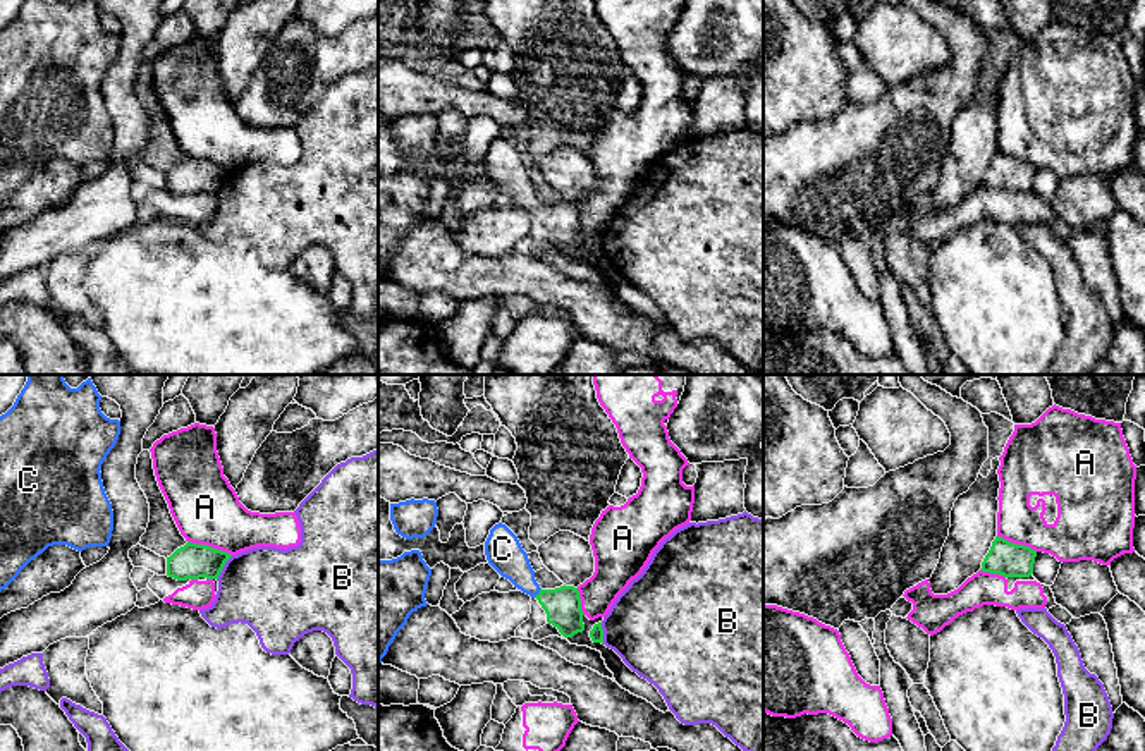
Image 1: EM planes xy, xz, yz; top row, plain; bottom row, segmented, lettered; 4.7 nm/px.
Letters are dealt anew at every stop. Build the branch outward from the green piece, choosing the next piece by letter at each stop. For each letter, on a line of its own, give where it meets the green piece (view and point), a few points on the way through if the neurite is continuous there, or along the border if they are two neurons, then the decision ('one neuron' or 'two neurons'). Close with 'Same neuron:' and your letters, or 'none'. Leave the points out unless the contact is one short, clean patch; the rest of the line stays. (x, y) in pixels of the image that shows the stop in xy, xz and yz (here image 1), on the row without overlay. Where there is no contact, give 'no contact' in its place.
A: xy (210, 162) | along xy (188, 155), (226, 165), (231, 170) | two neurons
B: xy (222, 183) | along xy (232, 170), (217, 195) | two neurons
C: xz (538, 208) | across xz (563, 220), (538, 208), (504, 167) | one neuron
Same neuron: C

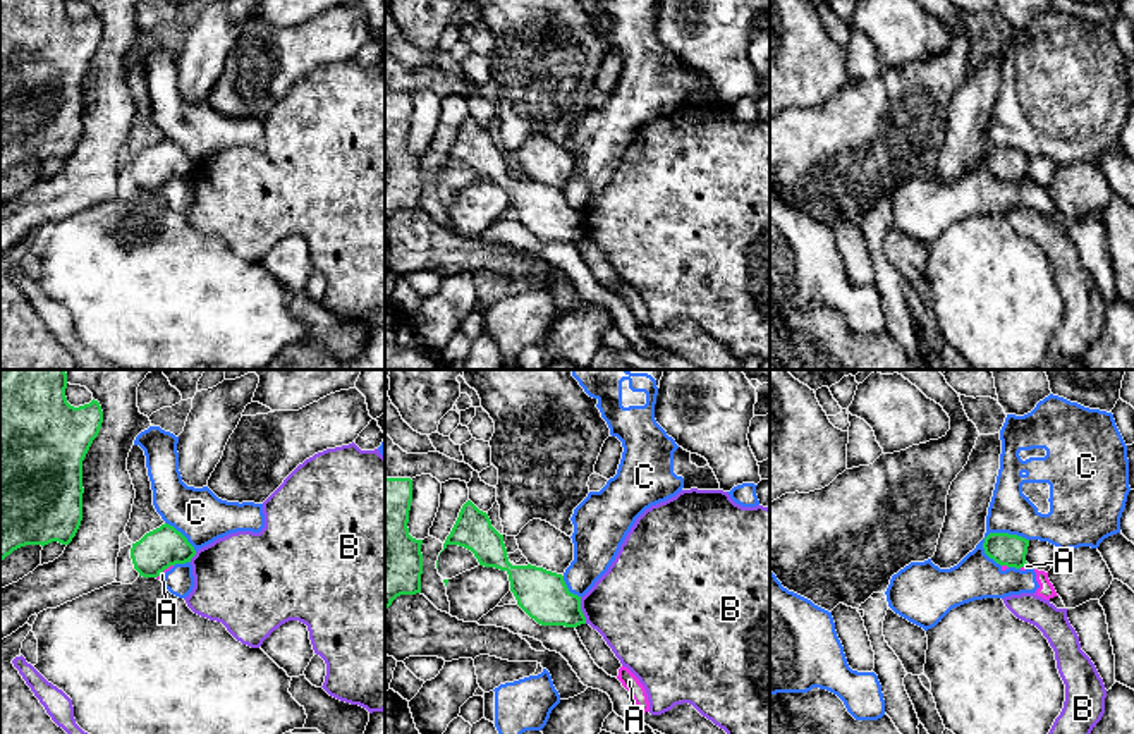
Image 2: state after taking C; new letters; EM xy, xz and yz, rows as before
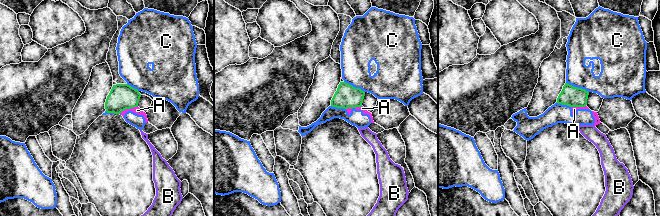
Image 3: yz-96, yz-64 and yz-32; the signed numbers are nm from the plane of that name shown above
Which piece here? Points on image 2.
A: xy (164, 184) | along xy (172, 179), (157, 193) | two neurons
B: xz (581, 226) | along xz (579, 212), (579, 222), (586, 238) | two neurons
C: yz (1002, 148) | along yz (1028, 153), (990, 148), (981, 162) | two neurons
Same neuron: none

